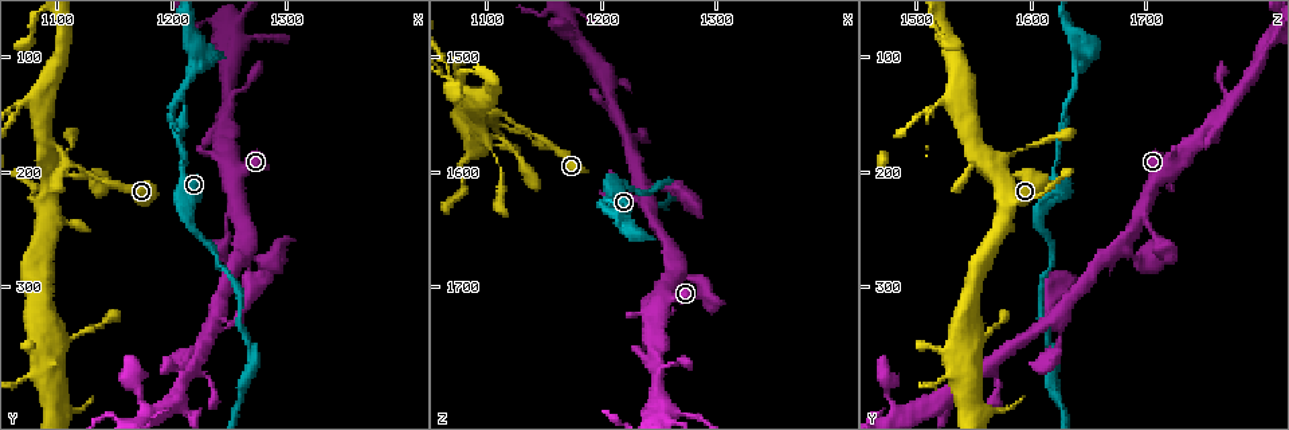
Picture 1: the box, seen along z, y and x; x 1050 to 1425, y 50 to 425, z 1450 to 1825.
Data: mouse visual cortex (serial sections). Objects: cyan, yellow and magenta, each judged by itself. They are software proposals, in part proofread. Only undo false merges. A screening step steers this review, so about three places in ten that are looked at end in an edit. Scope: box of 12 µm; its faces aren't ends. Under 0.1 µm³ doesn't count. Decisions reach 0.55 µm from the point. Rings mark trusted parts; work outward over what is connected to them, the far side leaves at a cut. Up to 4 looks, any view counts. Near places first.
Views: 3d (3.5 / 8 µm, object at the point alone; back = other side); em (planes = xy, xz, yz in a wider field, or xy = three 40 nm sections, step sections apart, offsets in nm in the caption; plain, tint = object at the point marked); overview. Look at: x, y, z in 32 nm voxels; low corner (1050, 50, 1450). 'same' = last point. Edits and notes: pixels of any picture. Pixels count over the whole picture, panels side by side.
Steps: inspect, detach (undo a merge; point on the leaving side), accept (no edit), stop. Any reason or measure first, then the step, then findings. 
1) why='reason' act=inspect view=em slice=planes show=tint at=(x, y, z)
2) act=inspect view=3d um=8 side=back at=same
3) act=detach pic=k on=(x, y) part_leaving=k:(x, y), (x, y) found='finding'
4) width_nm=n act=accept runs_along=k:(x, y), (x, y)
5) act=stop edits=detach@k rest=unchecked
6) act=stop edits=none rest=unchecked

why='abrupt turn' act=inspect view=3d um=3.5 at=(1228, 100, 1646)

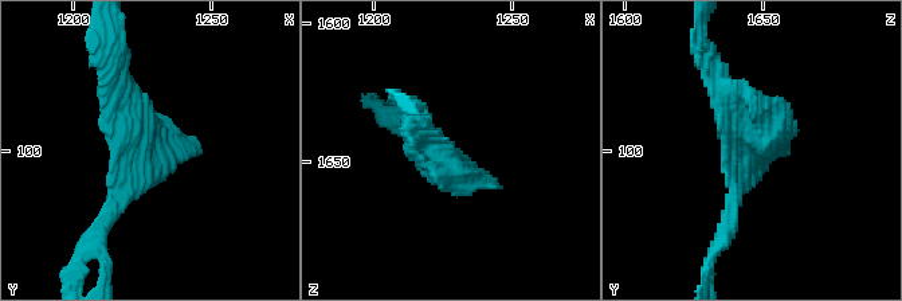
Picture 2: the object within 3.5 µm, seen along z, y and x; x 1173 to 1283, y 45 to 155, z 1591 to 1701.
act=inspect view=em slice=planes show=tint at=(1227, 98, 1647)

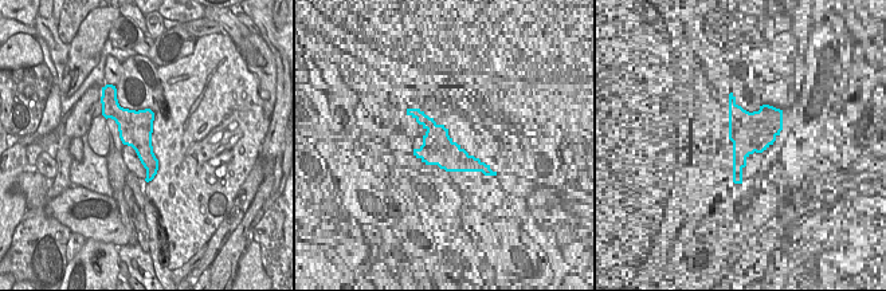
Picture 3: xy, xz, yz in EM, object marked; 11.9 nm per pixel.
width_nm=400 act=accept runs_along=2:(729, 221), (753, 139), (713, 77) found='all the same cell'

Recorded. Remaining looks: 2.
why='side arm on a straight run' act=inspect view=3d um=3.5 at=(1096, 176, 1548)

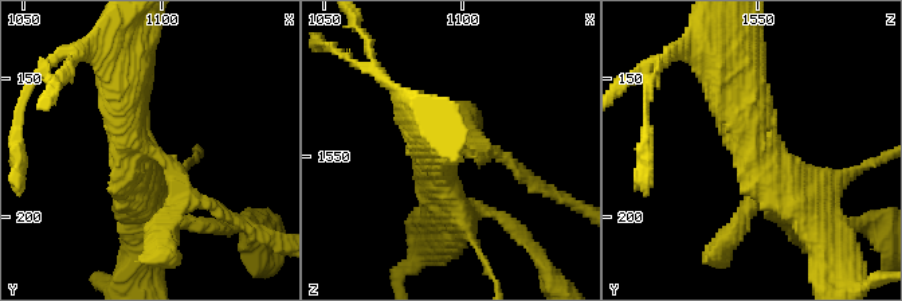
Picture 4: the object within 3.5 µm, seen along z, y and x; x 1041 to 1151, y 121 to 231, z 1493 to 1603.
act=accept runs_along=4:(508, 160), (446, 153), (446, 208) found='continuous, no second cell'

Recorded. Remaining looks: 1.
act=stop edits=none rest=unchecked

